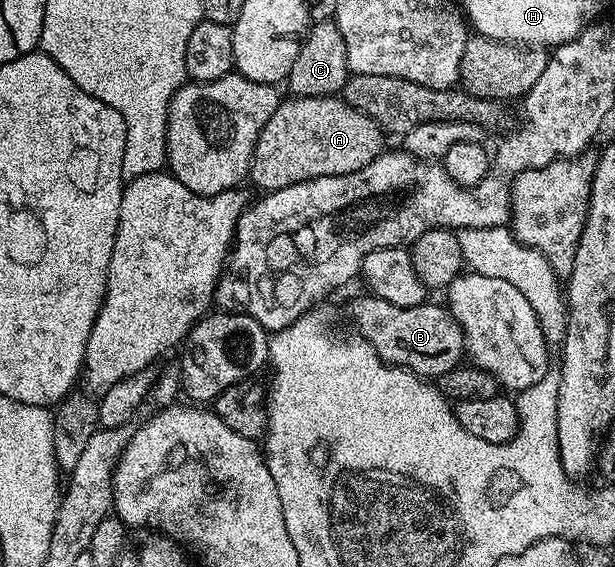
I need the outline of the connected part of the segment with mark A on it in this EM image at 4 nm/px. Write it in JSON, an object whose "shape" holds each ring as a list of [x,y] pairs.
{"shape":[[[297,96],[284,99],[273,110],[273,118],[265,122],[265,130],[257,138],[255,156],[251,159],[250,183],[263,188],[264,193],[276,192],[297,182],[316,180],[326,176],[340,176],[369,166],[384,151],[385,133],[373,118],[361,110],[349,106],[339,96]]]}

